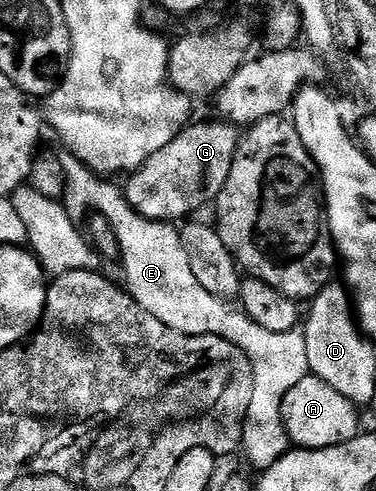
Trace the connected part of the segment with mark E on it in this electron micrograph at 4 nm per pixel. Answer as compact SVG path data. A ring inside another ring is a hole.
M143 218L142 222L125 223L118 235L119 257L123 261L122 284L142 309L161 319L165 327L187 337L225 339L236 345L249 362L251 402L243 425L241 421L241 449L247 452L247 461L256 471L273 467L277 459L289 452L283 426L283 400L310 372L304 334L298 328L280 333L265 331L265 327L257 327L234 304L205 291L188 265L179 239L180 230L172 222Z

